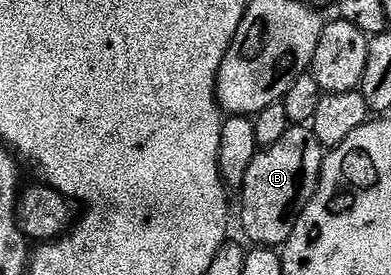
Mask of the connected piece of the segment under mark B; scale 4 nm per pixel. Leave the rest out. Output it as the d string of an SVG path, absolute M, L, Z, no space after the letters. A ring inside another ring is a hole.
M291 126L280 142L254 155L252 166L248 166L248 174L240 189L242 232L251 240L251 245L275 250L285 245L299 214L304 206L308 206L312 194L316 194L323 159L323 146L310 126Z

